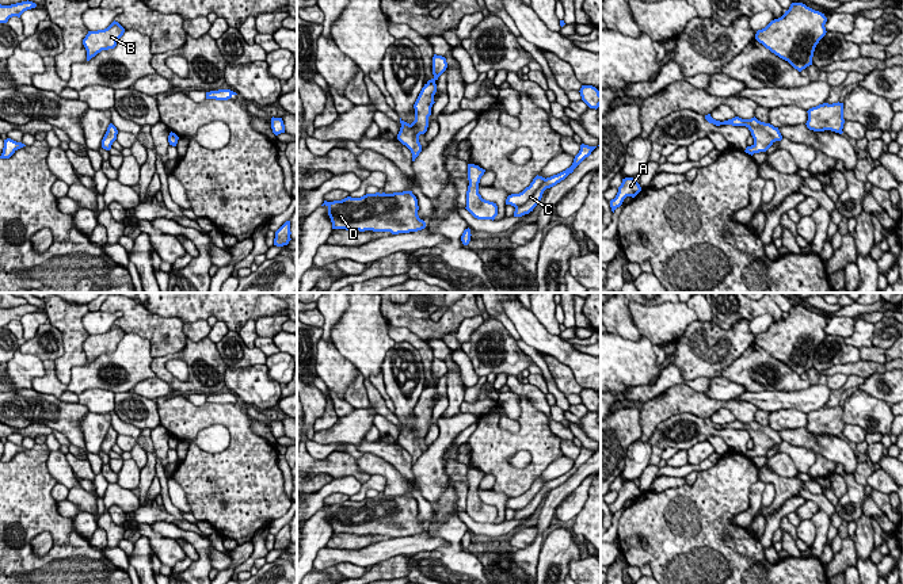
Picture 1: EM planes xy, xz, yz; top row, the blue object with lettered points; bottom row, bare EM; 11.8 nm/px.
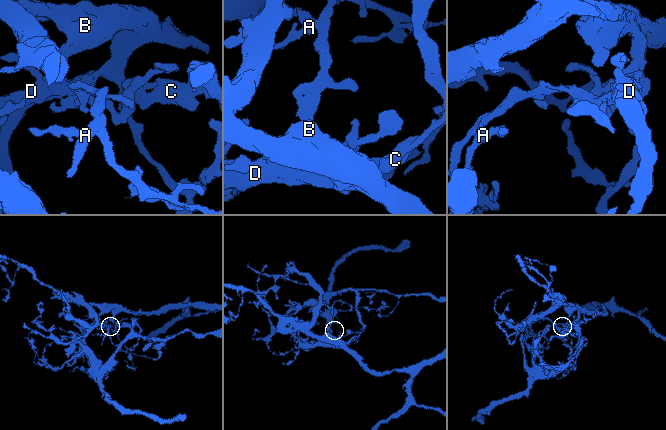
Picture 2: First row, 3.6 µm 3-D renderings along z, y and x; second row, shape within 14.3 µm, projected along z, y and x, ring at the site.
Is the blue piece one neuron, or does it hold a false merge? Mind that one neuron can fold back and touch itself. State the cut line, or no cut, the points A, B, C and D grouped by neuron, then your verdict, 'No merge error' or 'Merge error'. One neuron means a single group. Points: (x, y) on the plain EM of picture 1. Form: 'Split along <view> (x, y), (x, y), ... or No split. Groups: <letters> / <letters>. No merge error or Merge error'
Split along yz (768, 427), (773, 445). Groups: A B D / C. Merge error

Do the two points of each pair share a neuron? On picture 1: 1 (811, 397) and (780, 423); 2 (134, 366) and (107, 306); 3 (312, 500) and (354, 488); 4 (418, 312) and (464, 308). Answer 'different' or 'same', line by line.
1: different
2: different
3: same
4: same

